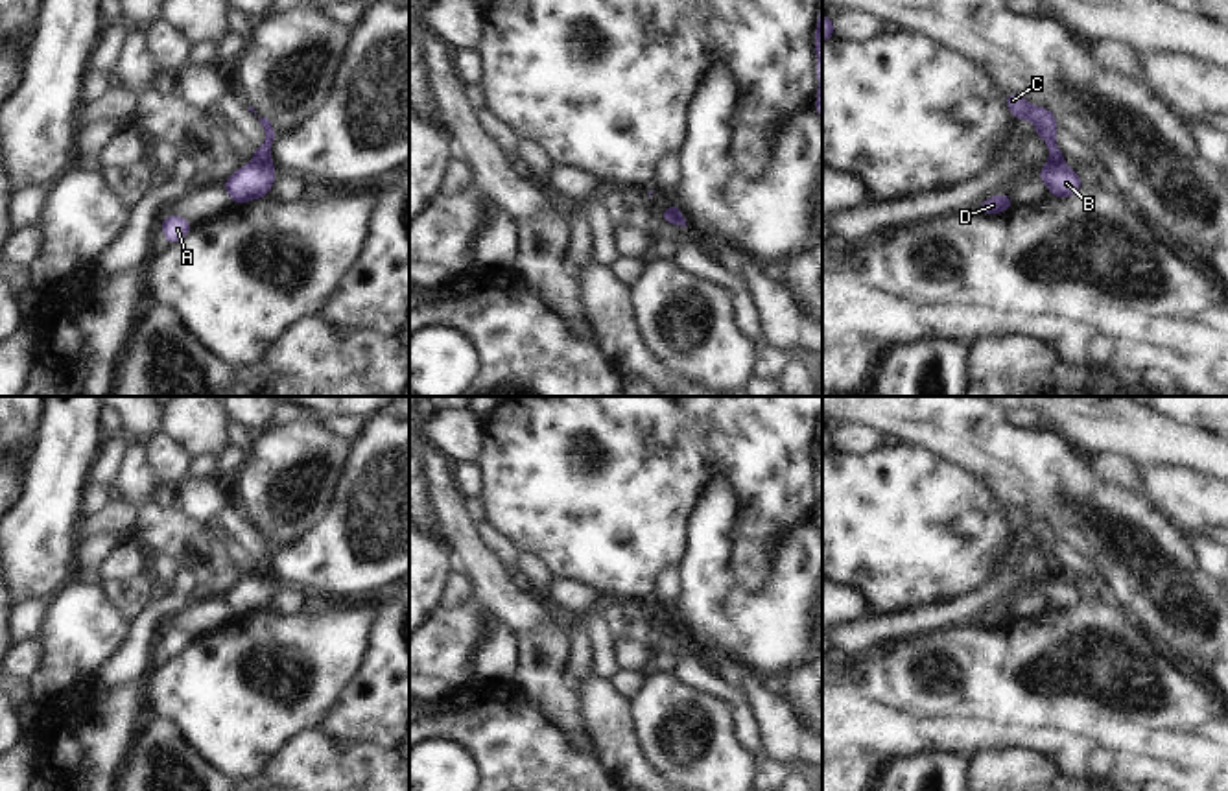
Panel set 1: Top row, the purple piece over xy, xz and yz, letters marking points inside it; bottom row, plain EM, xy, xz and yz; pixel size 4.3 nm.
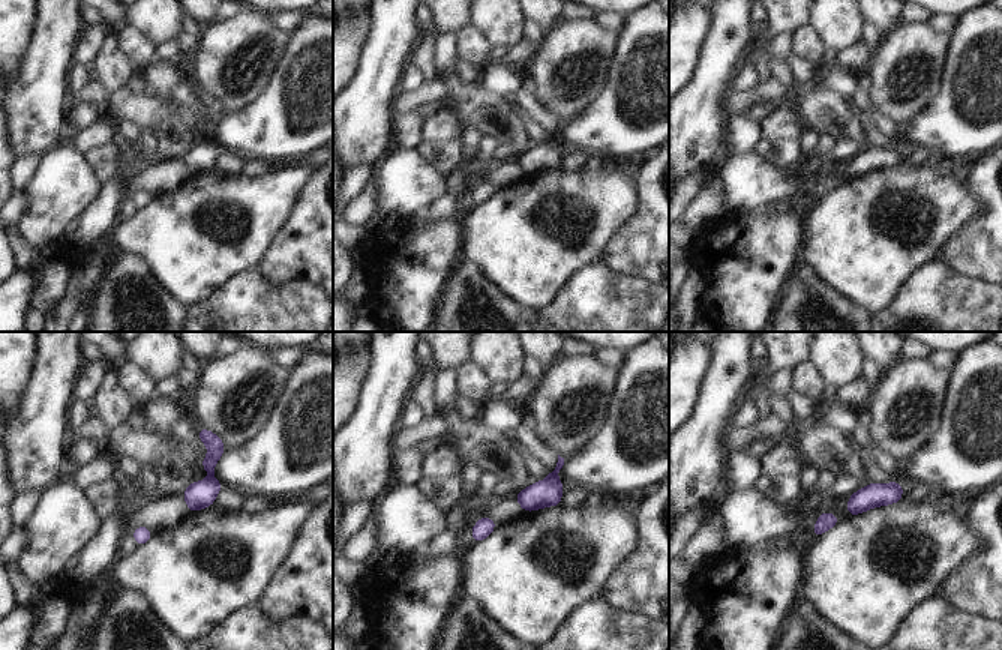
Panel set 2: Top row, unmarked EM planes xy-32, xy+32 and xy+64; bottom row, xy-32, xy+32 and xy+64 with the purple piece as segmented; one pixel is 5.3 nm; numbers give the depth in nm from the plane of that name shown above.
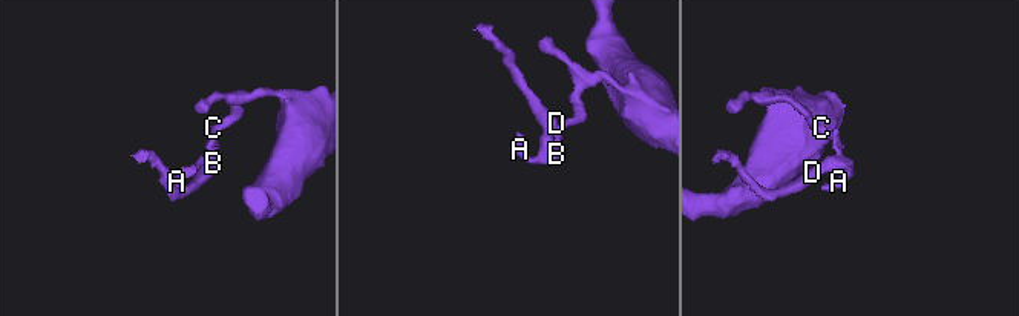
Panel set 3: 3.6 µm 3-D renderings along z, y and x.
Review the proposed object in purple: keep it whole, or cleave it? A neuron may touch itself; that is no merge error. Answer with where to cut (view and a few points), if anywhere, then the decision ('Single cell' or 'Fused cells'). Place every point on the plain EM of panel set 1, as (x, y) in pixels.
Split along xy (251, 576), (270, 578). Fused cells

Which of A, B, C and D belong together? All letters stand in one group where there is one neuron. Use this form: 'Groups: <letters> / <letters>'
Groups: A B D / C

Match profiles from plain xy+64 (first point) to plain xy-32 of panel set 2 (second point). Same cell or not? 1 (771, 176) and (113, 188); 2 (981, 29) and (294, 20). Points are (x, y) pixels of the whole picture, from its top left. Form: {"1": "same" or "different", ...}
{"1": "different", "2": "different"}

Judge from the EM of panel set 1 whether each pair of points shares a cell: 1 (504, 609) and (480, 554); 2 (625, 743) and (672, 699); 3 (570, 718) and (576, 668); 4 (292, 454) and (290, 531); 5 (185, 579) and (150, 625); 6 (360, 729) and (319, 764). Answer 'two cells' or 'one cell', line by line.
1: one cell
2: two cells
3: two cells
4: one cell
5: one cell
6: two cells

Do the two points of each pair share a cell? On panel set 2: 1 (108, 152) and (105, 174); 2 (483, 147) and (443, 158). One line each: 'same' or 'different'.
1: same
2: different

